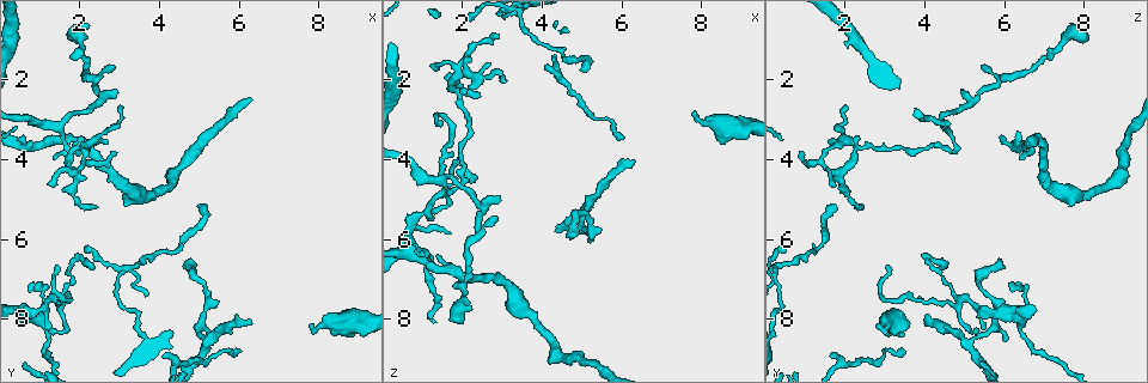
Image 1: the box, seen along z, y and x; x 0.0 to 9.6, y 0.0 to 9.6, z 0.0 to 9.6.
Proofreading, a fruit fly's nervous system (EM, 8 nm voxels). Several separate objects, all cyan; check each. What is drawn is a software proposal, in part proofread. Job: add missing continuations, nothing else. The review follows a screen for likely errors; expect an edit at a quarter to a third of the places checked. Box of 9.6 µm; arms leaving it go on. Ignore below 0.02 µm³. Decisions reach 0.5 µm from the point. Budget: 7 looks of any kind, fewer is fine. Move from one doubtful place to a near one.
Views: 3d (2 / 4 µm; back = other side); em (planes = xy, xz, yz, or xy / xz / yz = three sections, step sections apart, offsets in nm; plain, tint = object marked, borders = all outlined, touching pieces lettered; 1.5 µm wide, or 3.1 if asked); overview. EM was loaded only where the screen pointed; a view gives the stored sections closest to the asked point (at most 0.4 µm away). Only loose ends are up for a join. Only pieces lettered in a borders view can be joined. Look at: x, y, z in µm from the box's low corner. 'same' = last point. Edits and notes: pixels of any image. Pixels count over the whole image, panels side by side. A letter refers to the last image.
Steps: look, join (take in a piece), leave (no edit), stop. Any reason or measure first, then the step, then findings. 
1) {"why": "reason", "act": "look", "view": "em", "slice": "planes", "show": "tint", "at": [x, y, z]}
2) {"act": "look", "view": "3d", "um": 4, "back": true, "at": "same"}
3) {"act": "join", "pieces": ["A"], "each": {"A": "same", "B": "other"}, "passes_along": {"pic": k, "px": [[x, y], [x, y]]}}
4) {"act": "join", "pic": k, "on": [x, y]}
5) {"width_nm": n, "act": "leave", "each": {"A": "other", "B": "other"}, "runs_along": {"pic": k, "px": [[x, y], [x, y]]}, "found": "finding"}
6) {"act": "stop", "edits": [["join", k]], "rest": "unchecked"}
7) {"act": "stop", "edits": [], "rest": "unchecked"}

{"why": "branch stops here", "act": "look", "view": "em", "slice": "planes", "show": "borders", "at": [2.45, 5.15, 2.45]}

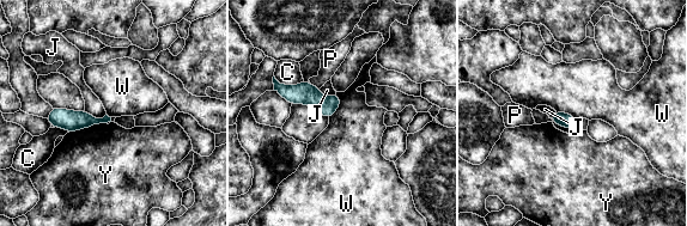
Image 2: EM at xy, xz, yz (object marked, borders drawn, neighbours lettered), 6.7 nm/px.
{"longest_contact_nm": ["Y", 280], "act": "leave", "each": {"C": "other", "J": "other", "P": "other", "W": "other", "Y": "other"}, "found": "no lettered piece goes on from it"}

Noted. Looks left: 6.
{"why": "branch stops here", "act": "look", "view": "em", "slice": "xy", "step": 8, "show": "tint", "at": [1.50, 6.65, 3.10]}

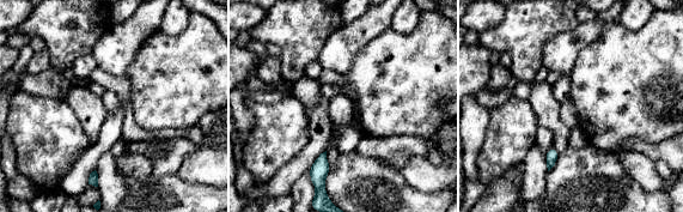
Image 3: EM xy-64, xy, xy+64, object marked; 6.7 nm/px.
{"act": "look", "view": "em", "slice": "planes", "show": "borders", "at": "same"}

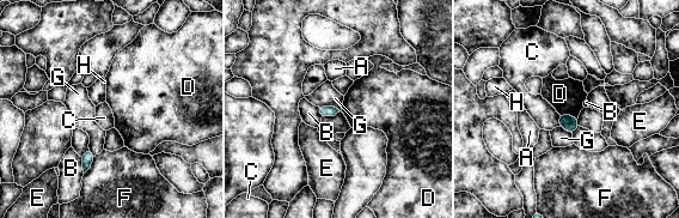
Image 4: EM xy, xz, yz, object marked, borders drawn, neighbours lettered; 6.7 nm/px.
{"width_nm": 110, "longest_contact_nm": ["G", 160], "act": "leave", "each": {"A": "other", "B": "other", "C": "other", "D": "other", "E": "other", "F": "other", "G": "other", "H": "other"}, "found": "none of them fits"}

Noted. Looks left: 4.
{"why": "an open end", "act": "look", "view": "em", "slice": "planes", "show": "borders", "at": [2.80, 1.65, 5.50]}

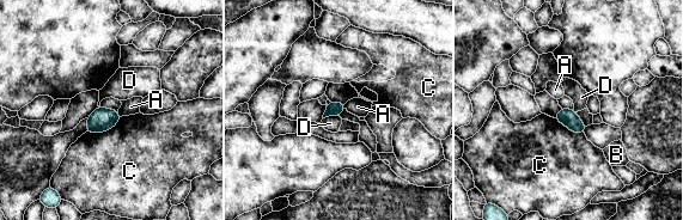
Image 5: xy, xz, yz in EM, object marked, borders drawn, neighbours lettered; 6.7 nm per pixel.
{"act": "leave", "each": {"A": "other", "B": "other", "C": "other", "D": "other"}, "border": {"pic": 5, "px": [[339, 116], [325, 116], [323, 118]]}, "found": "none of them fits"}

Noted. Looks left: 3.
{"act": "stop", "edits": [], "rest": "unchecked"}

